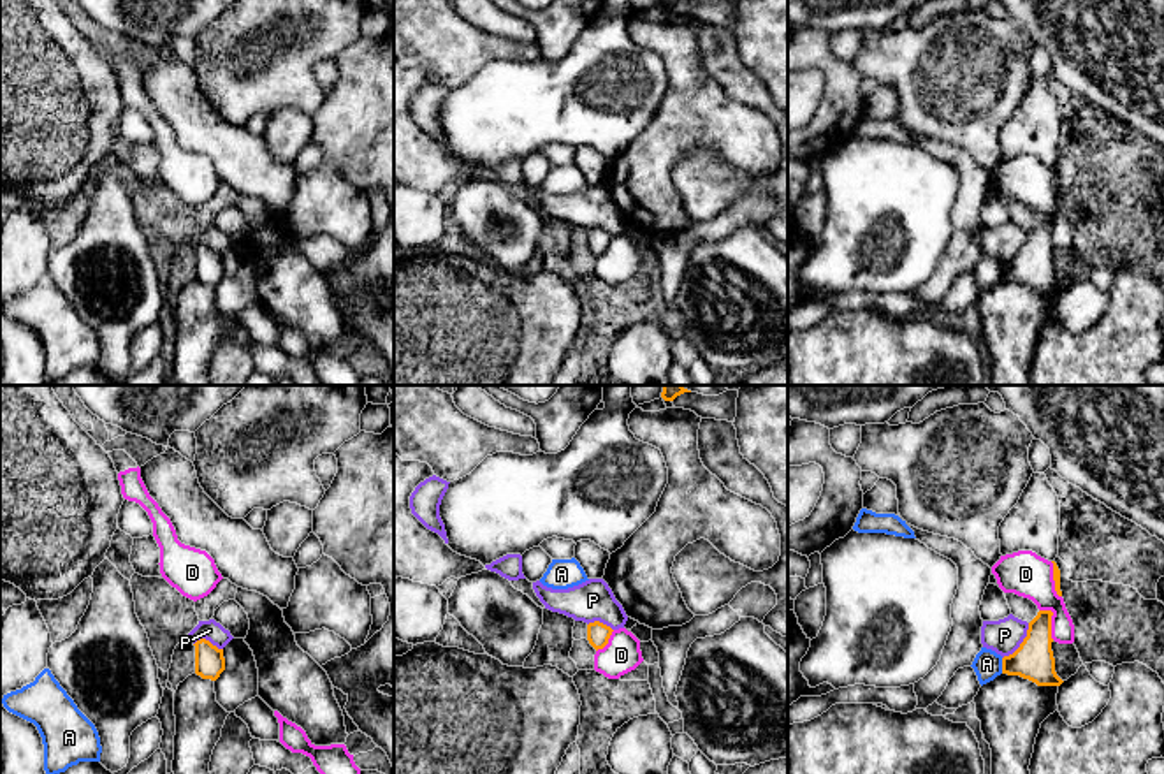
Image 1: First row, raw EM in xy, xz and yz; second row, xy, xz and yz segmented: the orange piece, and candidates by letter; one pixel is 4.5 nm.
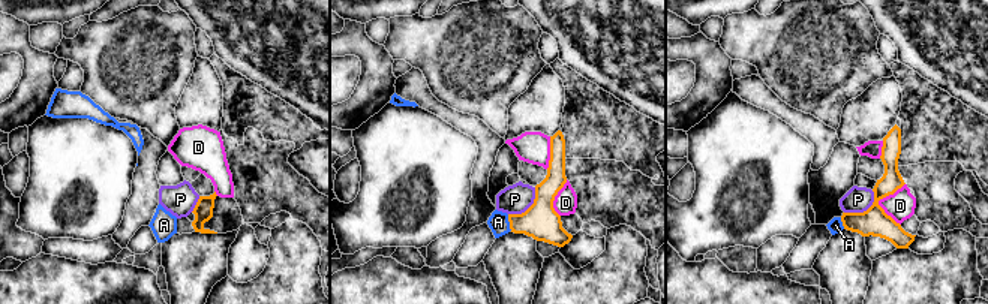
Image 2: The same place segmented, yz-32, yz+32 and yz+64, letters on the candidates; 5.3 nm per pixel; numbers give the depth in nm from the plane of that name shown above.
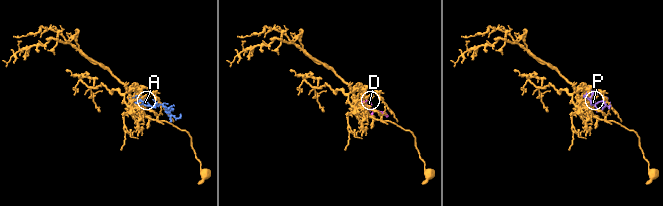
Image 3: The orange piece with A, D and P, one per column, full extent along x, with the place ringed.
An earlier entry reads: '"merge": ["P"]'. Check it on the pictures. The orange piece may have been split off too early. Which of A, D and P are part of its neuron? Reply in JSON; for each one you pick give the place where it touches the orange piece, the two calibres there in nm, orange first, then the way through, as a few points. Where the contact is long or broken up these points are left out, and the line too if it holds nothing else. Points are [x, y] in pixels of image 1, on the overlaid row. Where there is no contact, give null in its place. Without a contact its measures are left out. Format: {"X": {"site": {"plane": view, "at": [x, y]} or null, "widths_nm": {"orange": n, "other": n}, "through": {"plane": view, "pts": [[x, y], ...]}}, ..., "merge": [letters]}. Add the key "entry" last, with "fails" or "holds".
{"merge": [], "entry": "fails"}

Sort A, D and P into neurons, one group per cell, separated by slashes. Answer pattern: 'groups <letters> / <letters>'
groups A / D / P

